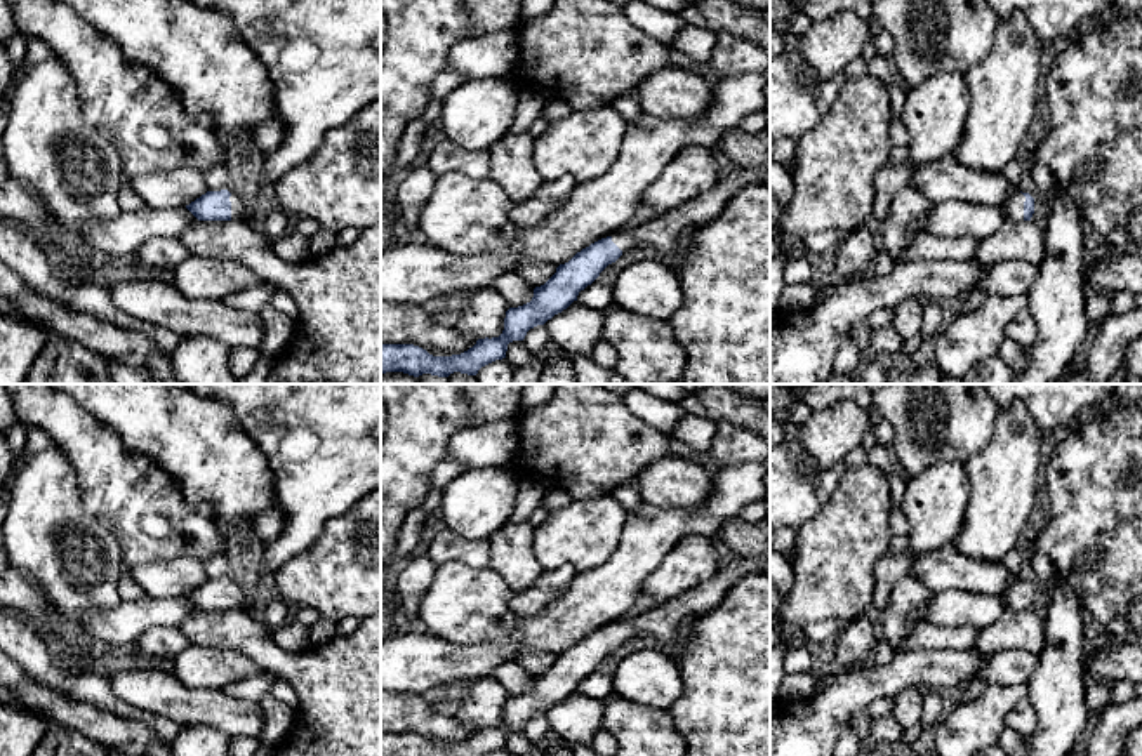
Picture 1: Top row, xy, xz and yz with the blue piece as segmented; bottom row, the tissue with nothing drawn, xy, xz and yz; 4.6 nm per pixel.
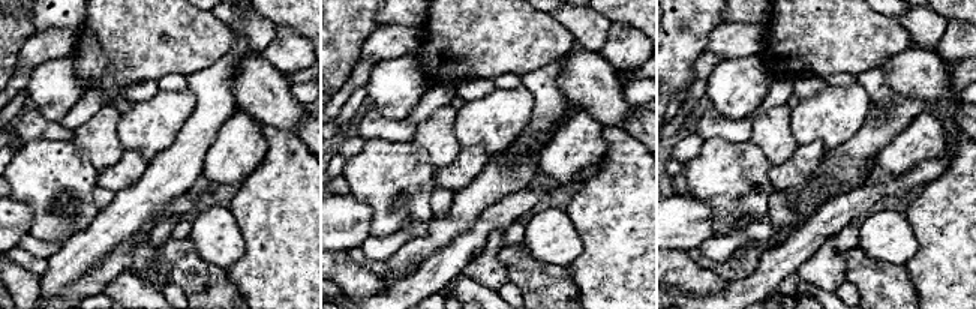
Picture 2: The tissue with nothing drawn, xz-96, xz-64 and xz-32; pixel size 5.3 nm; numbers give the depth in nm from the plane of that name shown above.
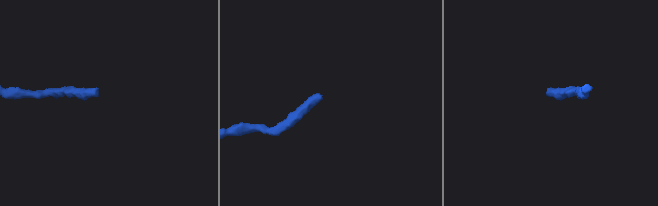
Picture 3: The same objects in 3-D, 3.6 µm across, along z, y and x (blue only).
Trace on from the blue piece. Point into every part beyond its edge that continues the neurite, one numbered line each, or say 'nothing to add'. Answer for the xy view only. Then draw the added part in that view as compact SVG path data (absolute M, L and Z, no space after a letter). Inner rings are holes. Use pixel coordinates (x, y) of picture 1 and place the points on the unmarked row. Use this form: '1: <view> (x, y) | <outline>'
1: xy (237, 596) | M235 584L229 586L229 591L231 591L231 610L238 610L243 605L245 594Z

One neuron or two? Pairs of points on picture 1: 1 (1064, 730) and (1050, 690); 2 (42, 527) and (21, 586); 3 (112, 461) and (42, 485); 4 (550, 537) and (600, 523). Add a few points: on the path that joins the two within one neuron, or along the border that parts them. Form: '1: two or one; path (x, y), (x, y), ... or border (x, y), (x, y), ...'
1: one; path (1061, 720), (1055, 701)
2: two; border (18, 567), (39, 584), (51, 605)
3: two; border (54, 444), (75, 470), (82, 506), (87, 511)
4: one; path (562, 537), (588, 532)

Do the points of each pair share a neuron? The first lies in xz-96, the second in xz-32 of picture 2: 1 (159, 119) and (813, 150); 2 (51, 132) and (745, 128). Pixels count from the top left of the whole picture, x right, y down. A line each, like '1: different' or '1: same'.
1: different
2: same

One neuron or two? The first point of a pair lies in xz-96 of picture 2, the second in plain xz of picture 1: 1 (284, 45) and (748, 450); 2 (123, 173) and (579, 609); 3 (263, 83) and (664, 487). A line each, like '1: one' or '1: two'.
1: one
2: two
3: one

